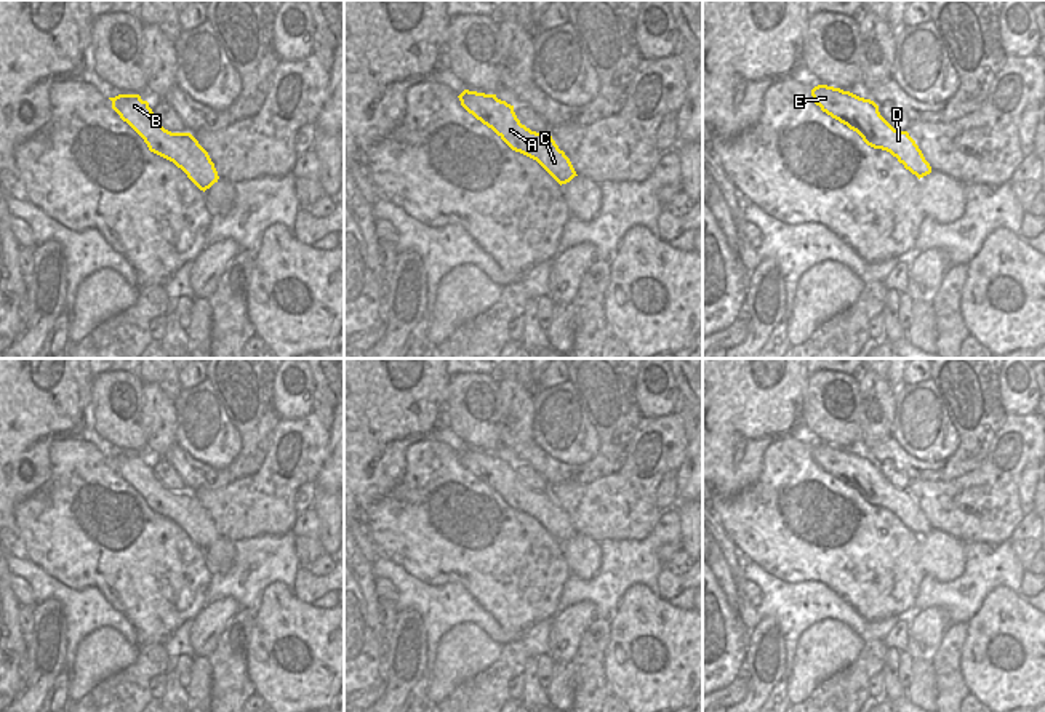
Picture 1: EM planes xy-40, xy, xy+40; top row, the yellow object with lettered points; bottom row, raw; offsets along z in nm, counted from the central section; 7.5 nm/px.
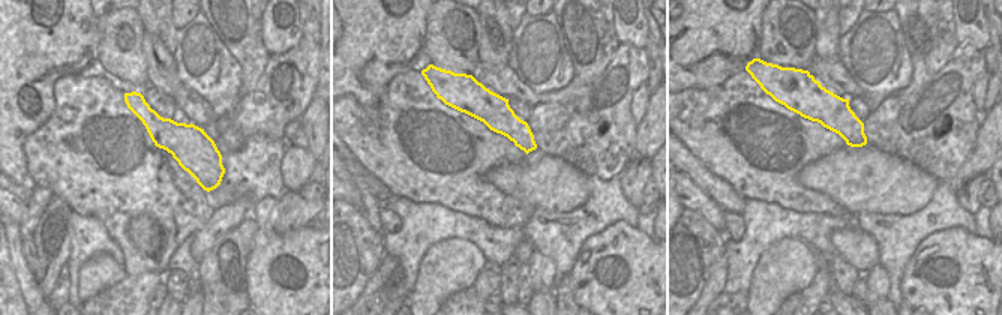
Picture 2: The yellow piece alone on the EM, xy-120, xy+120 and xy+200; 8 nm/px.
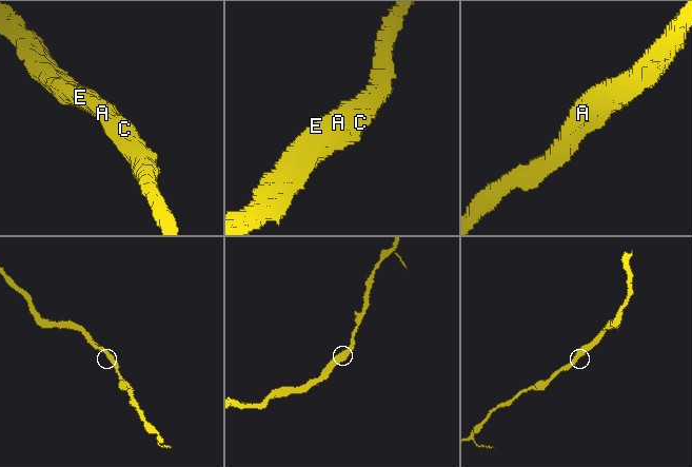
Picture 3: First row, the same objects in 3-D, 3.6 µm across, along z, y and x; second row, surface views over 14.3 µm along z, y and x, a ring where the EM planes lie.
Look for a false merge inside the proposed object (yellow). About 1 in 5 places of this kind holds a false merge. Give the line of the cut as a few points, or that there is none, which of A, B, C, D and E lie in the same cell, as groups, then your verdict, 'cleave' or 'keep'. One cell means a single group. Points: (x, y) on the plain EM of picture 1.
no cut | A B C D E | keep

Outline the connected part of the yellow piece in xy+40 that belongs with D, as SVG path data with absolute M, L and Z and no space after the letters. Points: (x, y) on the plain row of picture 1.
M827 443L815 445L811 454L823 470L856 490L867 504L890 510L919 538L931 531L915 499L907 490L895 488L874 459Z

